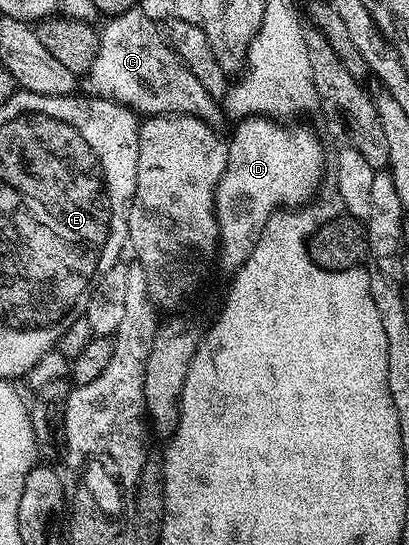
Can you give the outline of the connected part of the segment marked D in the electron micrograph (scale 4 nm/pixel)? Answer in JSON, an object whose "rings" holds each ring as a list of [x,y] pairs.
{"rings":[[[249,117],[239,120],[235,126],[232,139],[227,140],[226,169],[216,186],[216,220],[220,226],[218,263],[229,269],[241,267],[250,253],[254,253],[254,245],[274,212],[311,204],[311,196],[319,189],[324,175],[324,147],[314,132],[304,127],[284,127],[288,125],[271,117]]]}

